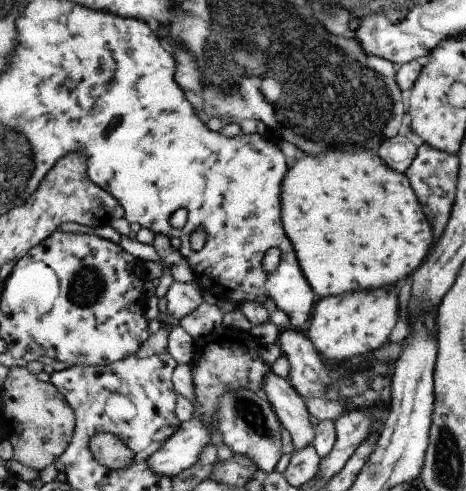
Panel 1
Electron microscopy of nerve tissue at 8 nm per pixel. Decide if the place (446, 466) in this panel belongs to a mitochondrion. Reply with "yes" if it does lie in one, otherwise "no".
yes

